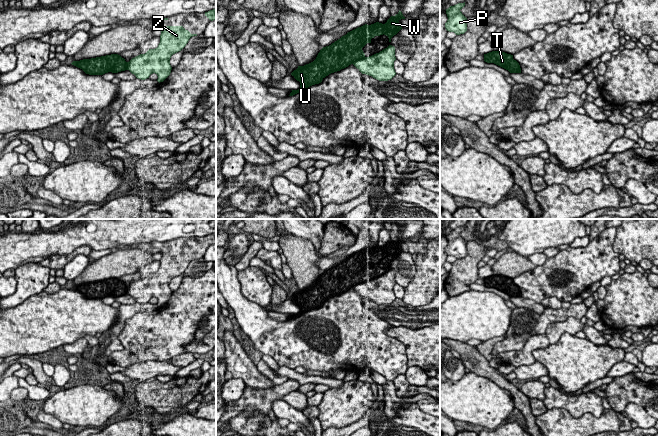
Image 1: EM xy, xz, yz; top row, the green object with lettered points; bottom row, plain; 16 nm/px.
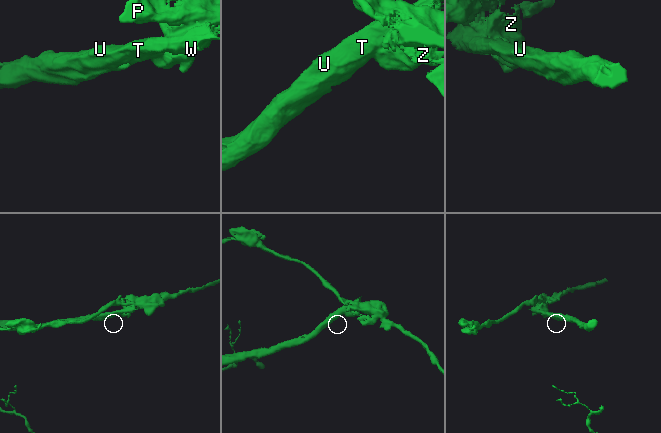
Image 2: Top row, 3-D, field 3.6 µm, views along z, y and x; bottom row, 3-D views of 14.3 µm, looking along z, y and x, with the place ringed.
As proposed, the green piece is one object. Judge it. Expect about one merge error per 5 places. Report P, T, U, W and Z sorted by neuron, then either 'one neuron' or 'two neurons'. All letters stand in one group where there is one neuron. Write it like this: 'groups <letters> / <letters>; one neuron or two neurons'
groups P T W Z / U; two neurons

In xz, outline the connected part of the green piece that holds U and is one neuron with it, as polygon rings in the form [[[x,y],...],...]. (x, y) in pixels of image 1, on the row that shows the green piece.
[[[328,46],[323,47],[313,62],[304,66],[298,66],[291,73],[301,85],[298,90],[292,90],[289,96],[293,96],[312,85],[321,83],[326,76],[340,70],[338,57],[330,52]]]

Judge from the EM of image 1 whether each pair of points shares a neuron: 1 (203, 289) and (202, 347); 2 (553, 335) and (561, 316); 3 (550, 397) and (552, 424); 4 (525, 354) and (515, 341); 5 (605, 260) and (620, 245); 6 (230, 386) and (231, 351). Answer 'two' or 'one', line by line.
1: two
2: two
3: two
4: two
5: two
6: two

